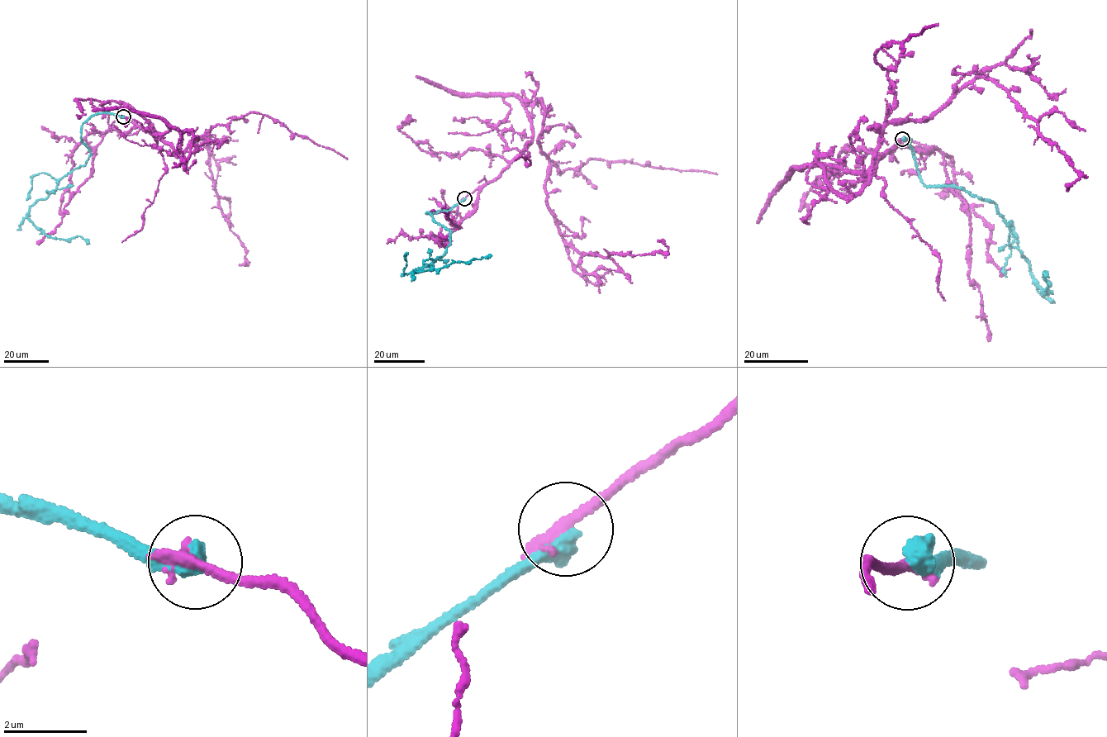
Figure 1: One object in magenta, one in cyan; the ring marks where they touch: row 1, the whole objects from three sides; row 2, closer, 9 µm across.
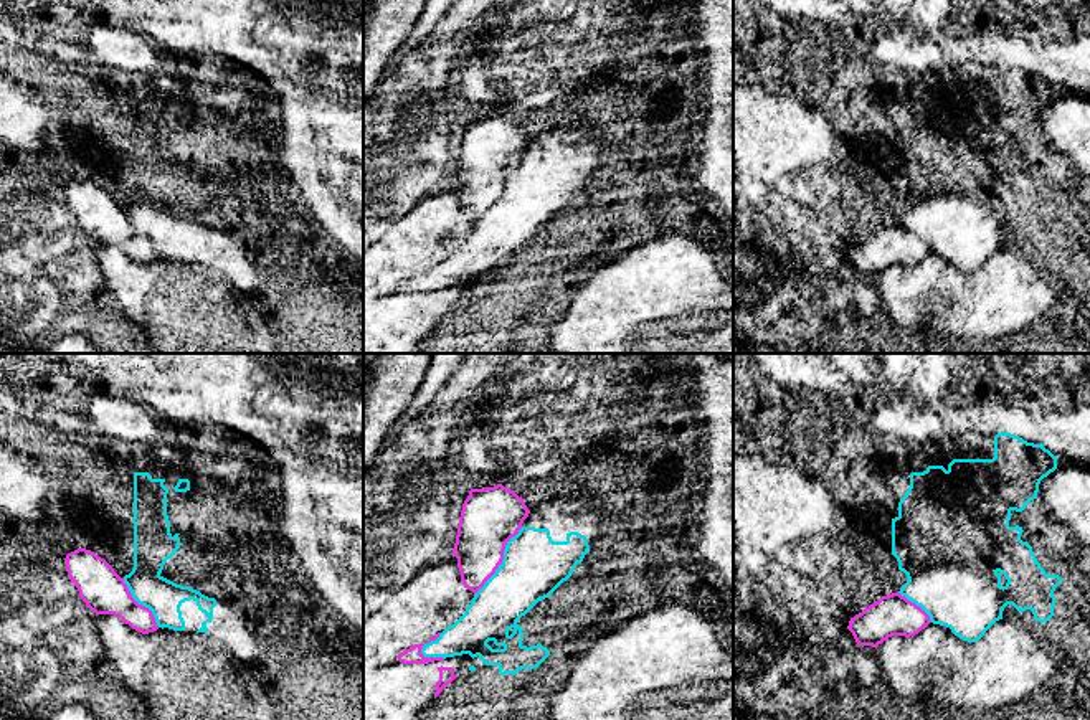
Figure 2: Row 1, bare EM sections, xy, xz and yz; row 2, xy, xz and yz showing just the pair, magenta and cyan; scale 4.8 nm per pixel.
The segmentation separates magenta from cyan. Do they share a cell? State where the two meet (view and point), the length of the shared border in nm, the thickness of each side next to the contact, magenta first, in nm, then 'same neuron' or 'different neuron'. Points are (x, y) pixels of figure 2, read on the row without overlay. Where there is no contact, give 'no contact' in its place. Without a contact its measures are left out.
xz (501, 192) | 400 nm | 280/300 nm | different neuron

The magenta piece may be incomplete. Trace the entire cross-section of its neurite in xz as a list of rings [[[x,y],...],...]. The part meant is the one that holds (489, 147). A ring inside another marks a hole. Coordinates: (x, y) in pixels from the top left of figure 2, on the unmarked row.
[[[502,114],[469,121],[453,180],[464,218],[476,225],[486,215],[528,144],[524,129]]]

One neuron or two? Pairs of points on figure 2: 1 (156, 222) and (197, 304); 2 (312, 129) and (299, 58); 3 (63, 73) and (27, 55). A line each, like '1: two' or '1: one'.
1: two
2: two
3: two

